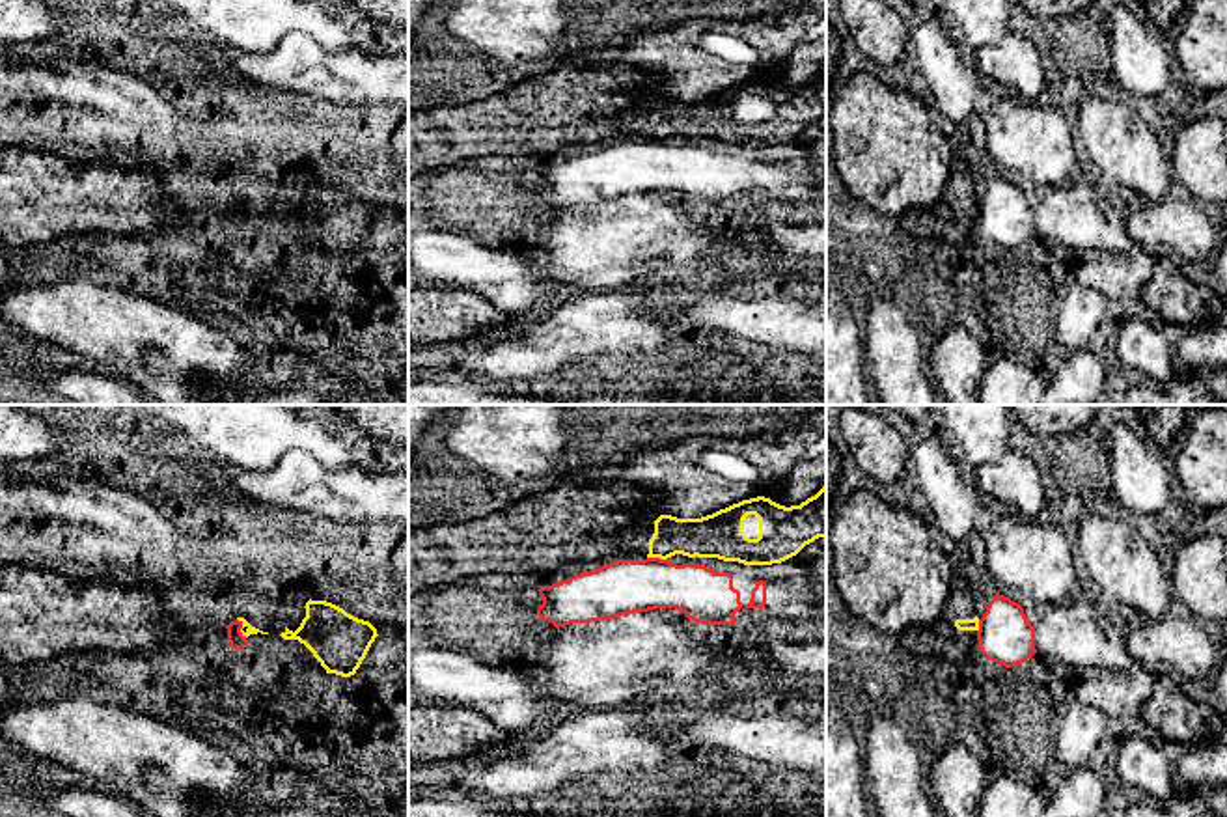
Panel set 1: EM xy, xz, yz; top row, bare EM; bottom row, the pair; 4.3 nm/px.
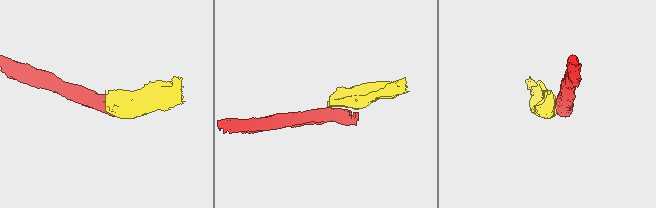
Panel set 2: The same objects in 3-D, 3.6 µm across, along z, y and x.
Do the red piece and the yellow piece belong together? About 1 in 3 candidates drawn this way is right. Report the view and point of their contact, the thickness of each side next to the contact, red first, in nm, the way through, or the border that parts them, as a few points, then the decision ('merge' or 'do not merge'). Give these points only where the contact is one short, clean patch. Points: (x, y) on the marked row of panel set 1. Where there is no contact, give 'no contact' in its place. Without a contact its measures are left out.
xy (241, 627) | 70/40 nm | along xy (237, 618), (247, 636) | do not merge

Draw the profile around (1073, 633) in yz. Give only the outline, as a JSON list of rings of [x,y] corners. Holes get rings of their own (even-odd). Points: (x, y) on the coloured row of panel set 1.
[[[1082,595],[1063,604],[1042,604],[1033,629],[1037,653],[1083,673],[1124,672],[1134,662],[1117,627],[1106,623]]]

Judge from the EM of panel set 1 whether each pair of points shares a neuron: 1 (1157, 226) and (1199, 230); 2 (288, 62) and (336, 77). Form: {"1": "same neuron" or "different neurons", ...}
{"1": "same neuron", "2": "same neuron"}

